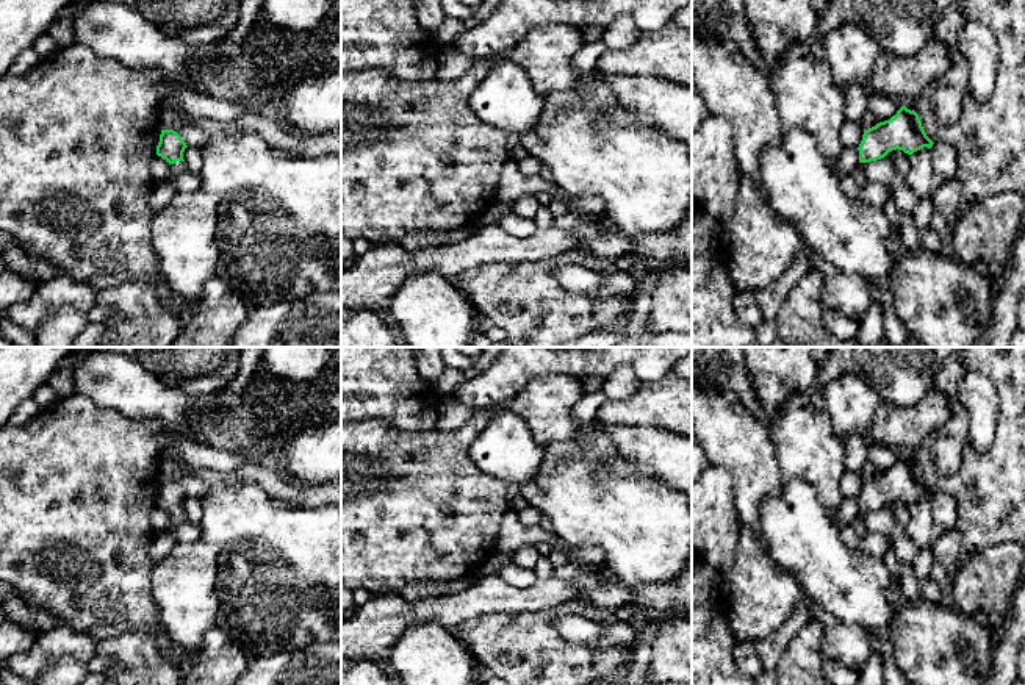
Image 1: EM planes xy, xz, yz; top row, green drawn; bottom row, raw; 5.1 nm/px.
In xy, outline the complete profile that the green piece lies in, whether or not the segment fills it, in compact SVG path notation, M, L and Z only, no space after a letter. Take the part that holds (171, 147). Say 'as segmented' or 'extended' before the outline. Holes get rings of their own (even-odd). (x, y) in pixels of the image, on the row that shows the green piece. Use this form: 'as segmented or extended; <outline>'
extended; M161 130L156 155L166 160L172 167L169 183L175 188L177 195L188 195L200 191L200 178L194 175L183 160L186 142L174 130Z

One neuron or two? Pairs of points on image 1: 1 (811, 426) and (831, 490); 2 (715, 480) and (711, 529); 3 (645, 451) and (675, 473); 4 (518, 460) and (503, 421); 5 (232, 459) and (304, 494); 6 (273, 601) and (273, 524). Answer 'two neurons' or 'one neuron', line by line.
1: one neuron
2: one neuron
3: one neuron
4: one neuron
5: two neurons
6: one neuron

